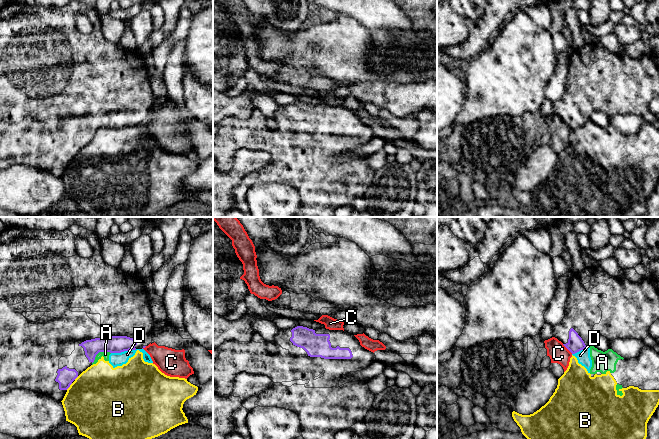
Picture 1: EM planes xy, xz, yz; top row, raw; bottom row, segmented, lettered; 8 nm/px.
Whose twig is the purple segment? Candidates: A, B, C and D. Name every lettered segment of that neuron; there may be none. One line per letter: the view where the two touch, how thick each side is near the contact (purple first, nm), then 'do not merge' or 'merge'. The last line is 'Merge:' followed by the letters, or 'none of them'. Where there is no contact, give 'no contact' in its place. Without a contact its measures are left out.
A: meets purple in xy; 140 nm thick on the purple side, 50 nm on the other; do not merge
B: meets purple in xy; 140 nm thick on the purple side, 480 nm on the other; do not merge
C: meets purple in yz; 130 nm thick on the purple side, 160 nm on the other; do not merge
D: meets purple in xy; 140 nm thick on the purple side, 110 nm on the other; do not merge
Merge: none of them

